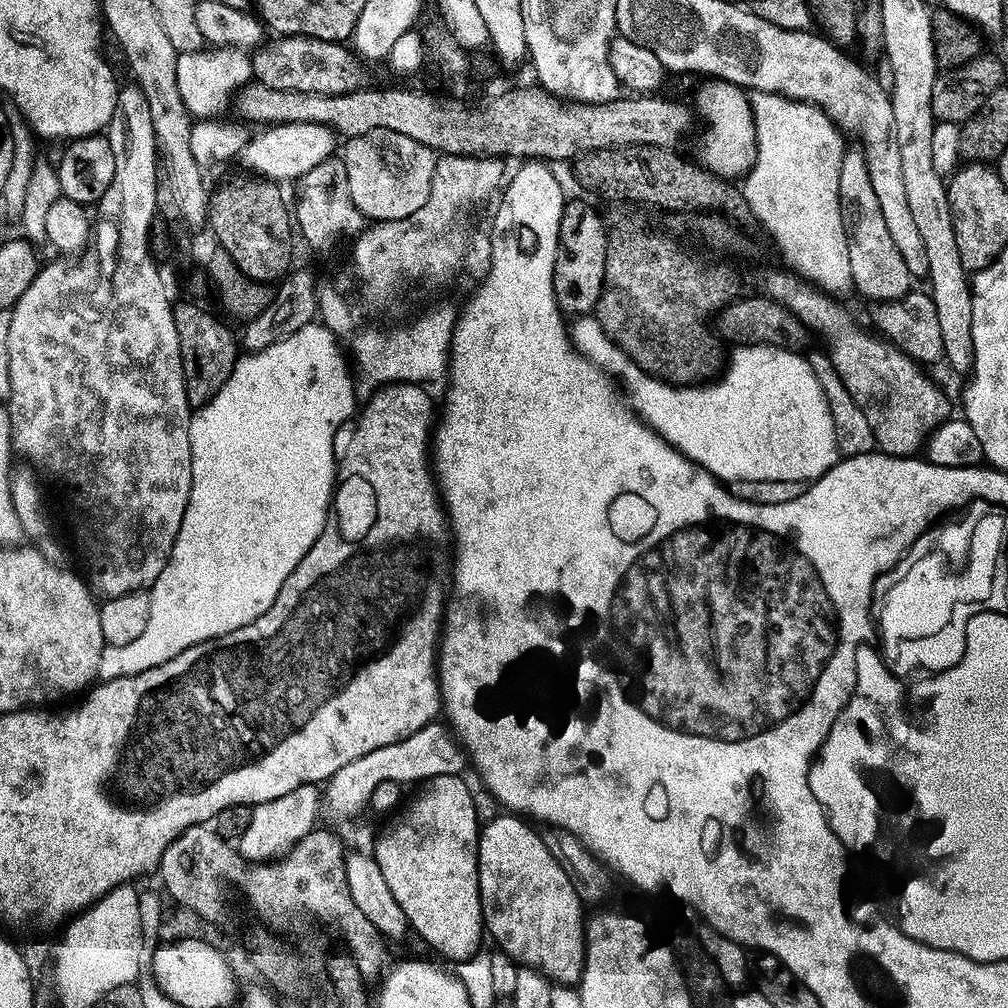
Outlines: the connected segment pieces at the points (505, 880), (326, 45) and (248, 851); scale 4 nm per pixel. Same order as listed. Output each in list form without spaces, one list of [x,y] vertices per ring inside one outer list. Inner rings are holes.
[[[500,814],[480,829],[478,858],[478,890],[484,915],[484,927],[489,937],[496,939],[495,947],[517,965],[533,968],[560,986],[579,985],[584,969],[586,947],[586,908],[578,898],[566,870],[558,866],[554,854],[546,850],[543,835],[528,828],[529,821],[515,814]]]
[[[280,36],[276,40],[265,39],[251,53],[251,59],[253,73],[279,91],[337,96],[355,92],[367,85],[365,61],[355,51],[346,50],[343,43],[309,36]]]
[[[303,784],[282,798],[274,798],[252,808],[250,826],[238,841],[238,851],[249,862],[271,862],[290,851],[307,832],[317,827],[316,815],[322,812],[322,792],[317,785]]]

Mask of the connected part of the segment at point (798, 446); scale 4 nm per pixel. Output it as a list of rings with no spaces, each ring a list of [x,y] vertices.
[[[745,344],[735,351],[732,361],[731,358],[727,361],[726,374],[707,383],[700,391],[649,376],[631,360],[619,355],[610,357],[607,367],[616,368],[615,375],[618,380],[620,375],[619,383],[630,397],[630,404],[636,415],[665,442],[678,449],[687,460],[702,468],[710,466],[715,479],[721,482],[811,482],[824,476],[836,465],[838,459],[836,425],[822,386],[815,378],[808,359],[799,351],[778,345]]]

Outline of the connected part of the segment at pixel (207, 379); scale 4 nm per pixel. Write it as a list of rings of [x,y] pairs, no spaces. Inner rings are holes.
[[[177,303],[172,309],[174,326],[180,339],[180,356],[184,360],[184,381],[188,407],[195,410],[210,403],[222,390],[226,378],[234,370],[238,359],[238,336],[232,333],[216,316],[211,316],[196,304]]]

